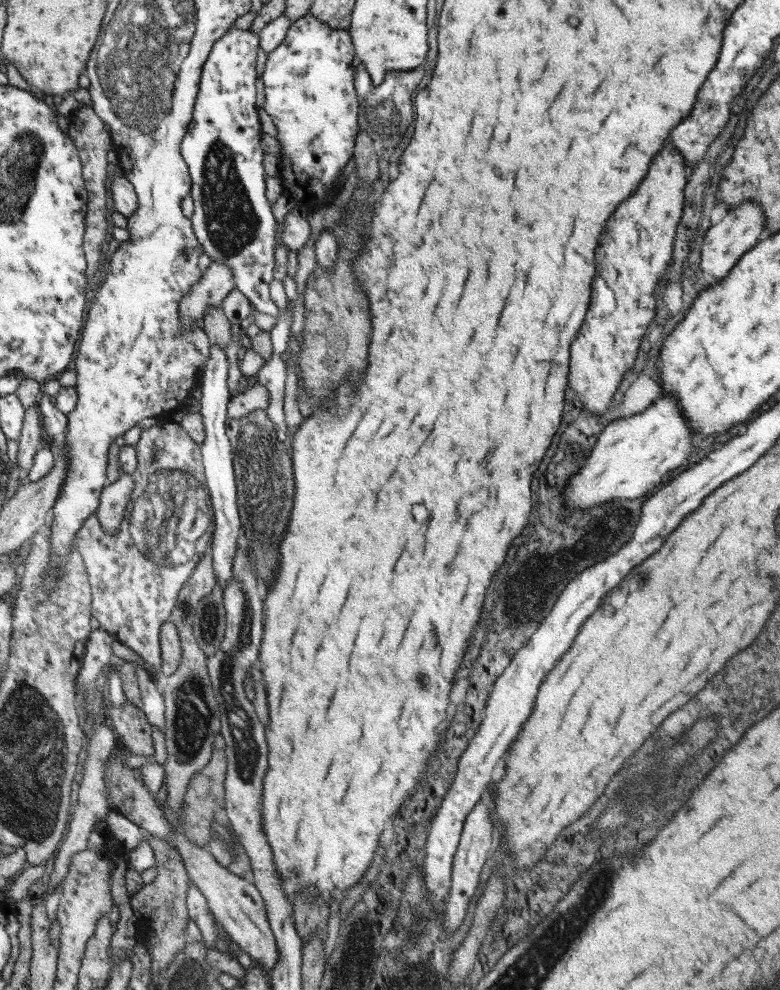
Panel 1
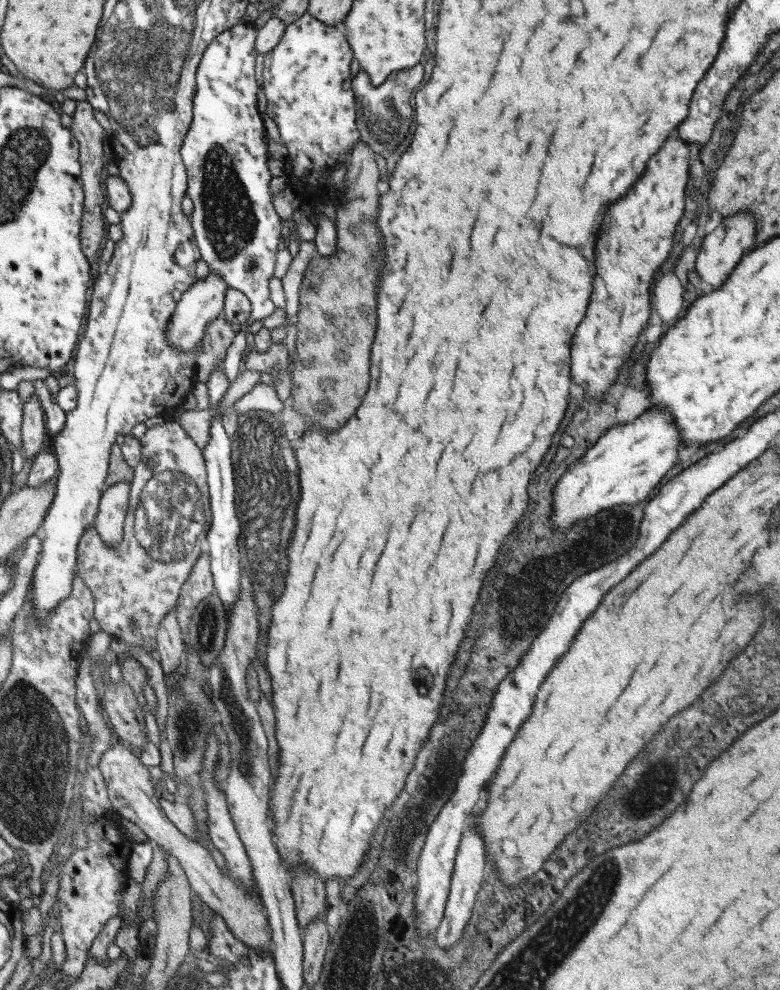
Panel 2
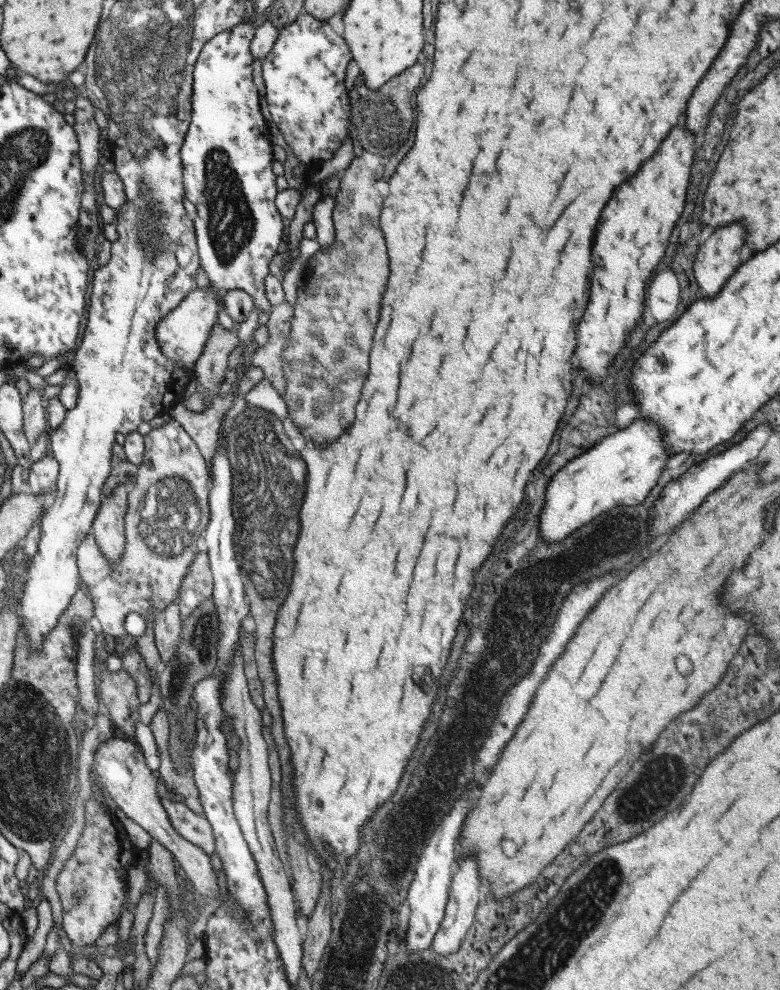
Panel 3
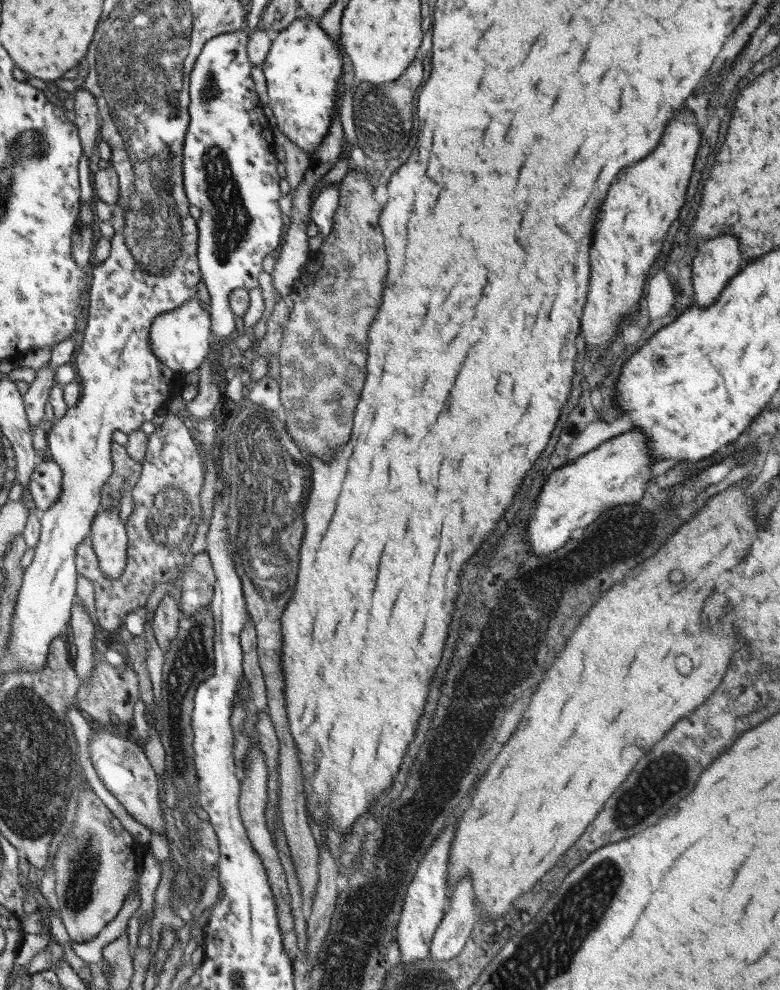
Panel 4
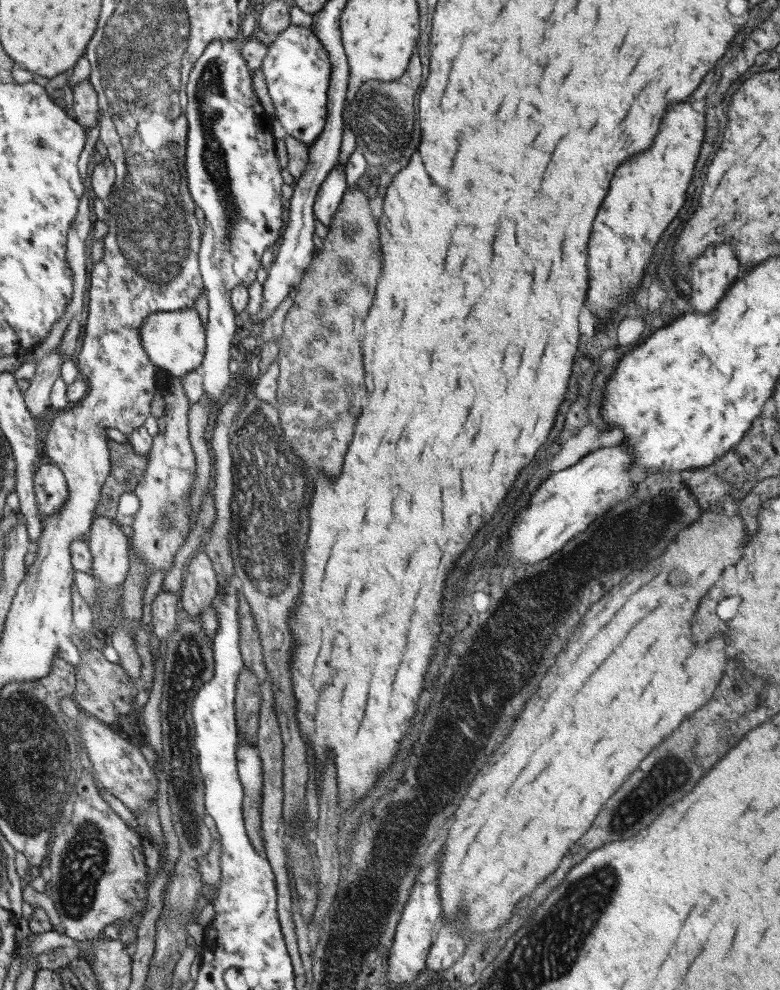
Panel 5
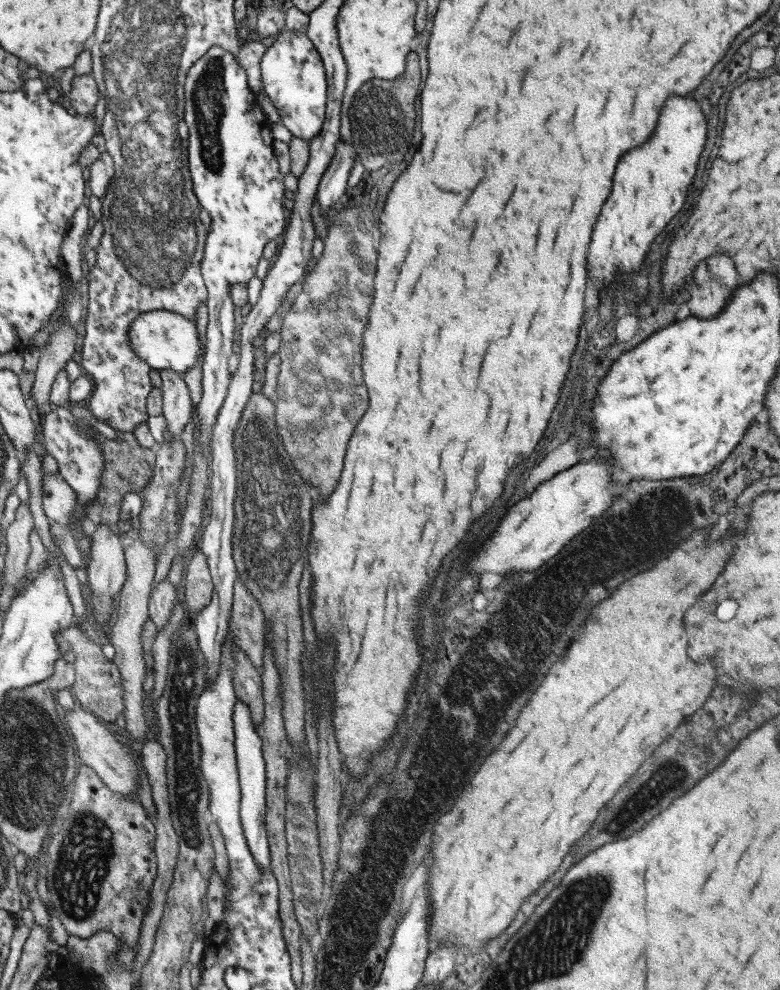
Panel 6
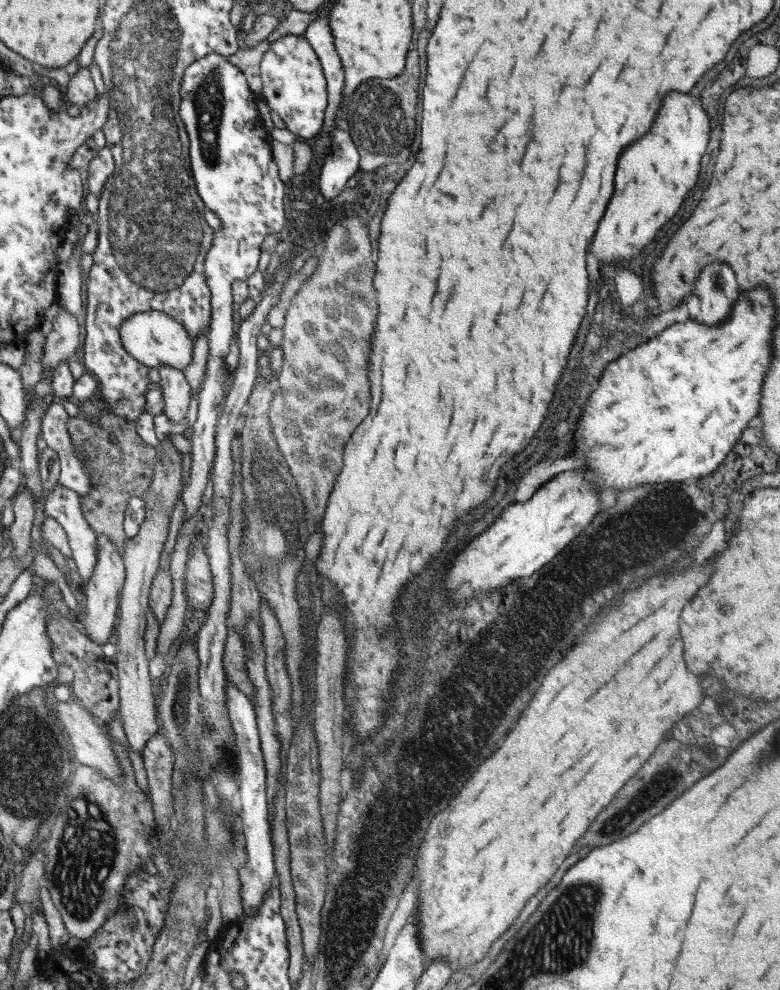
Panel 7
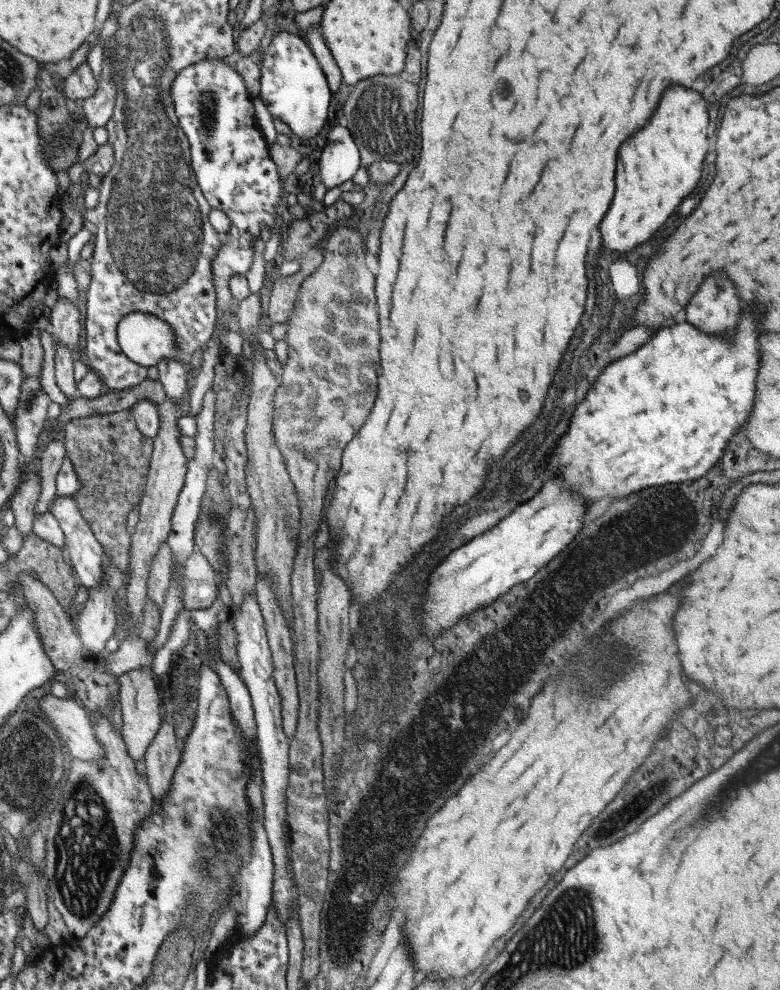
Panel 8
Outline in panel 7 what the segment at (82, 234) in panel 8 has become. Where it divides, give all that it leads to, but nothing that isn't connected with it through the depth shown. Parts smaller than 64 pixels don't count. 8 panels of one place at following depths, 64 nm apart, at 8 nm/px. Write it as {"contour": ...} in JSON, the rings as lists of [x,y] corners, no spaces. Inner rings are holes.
{"contour":[[[80,238],[74,244],[74,252],[72,252],[72,260],[68,262],[66,267],[61,267],[57,278],[57,303],[70,312],[72,316],[82,314],[82,275],[79,268],[82,252],[78,247]]]}

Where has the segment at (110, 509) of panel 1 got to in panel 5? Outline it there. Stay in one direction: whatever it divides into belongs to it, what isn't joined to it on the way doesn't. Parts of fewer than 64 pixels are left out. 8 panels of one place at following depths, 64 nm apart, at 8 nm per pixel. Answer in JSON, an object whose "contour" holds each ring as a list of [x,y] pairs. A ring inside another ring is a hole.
{"contour":[[[96,515],[92,521],[88,542],[92,553],[92,576],[96,582],[106,587],[120,587],[125,583],[130,561],[128,550],[131,548],[130,535],[127,535],[115,519]]]}

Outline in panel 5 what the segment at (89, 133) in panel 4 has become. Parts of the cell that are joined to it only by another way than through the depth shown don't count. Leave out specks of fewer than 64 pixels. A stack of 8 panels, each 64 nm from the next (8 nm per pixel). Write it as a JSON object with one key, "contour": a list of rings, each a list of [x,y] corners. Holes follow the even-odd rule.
{"contour":[[[85,79],[73,87],[73,107],[75,120],[82,124],[84,130],[92,130],[96,126],[99,104],[93,83]]]}

